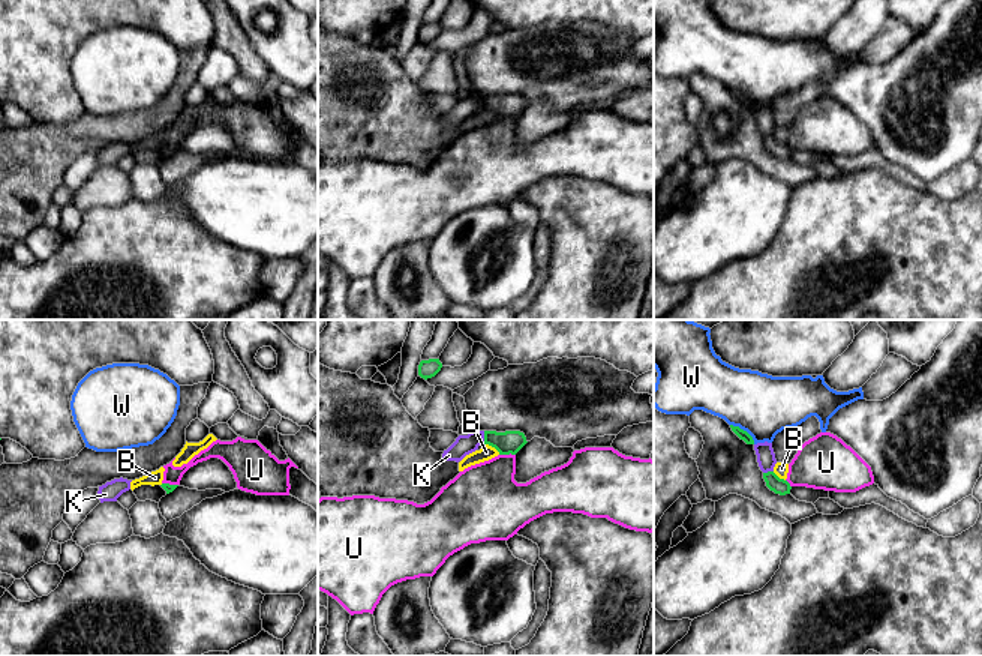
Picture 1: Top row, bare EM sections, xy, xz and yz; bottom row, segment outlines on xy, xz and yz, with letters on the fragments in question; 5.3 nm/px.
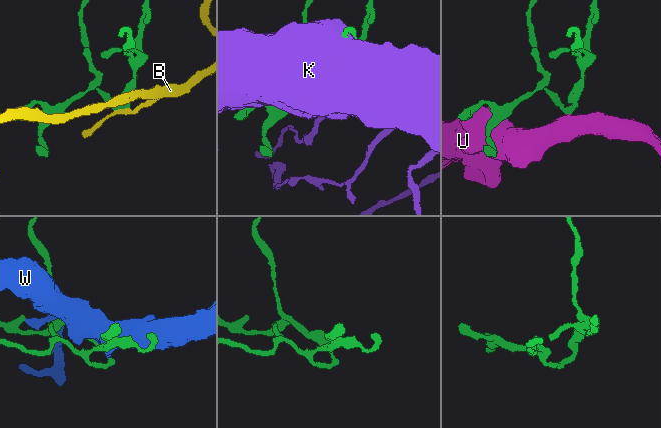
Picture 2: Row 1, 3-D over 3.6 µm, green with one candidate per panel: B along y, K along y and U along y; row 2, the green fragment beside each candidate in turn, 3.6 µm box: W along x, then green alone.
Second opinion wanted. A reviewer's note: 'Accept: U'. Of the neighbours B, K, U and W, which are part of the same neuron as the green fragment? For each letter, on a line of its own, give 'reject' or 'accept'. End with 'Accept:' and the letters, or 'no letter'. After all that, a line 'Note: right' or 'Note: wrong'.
B: reject
K: reject
U: reject
W: reject
Accept: no letter
Note: wrong

